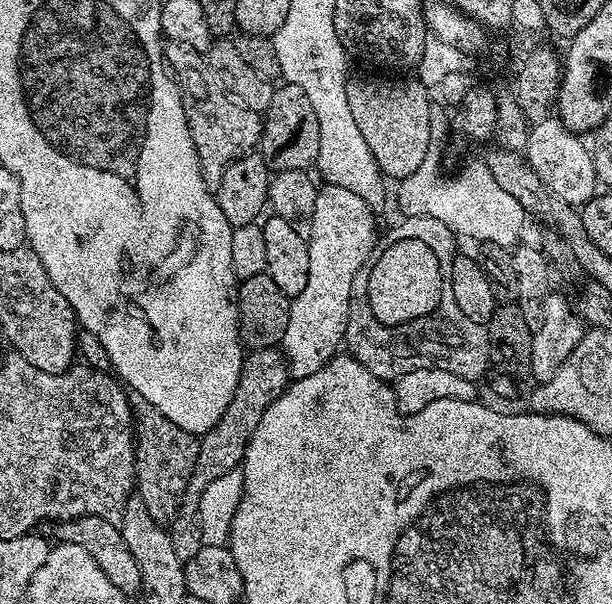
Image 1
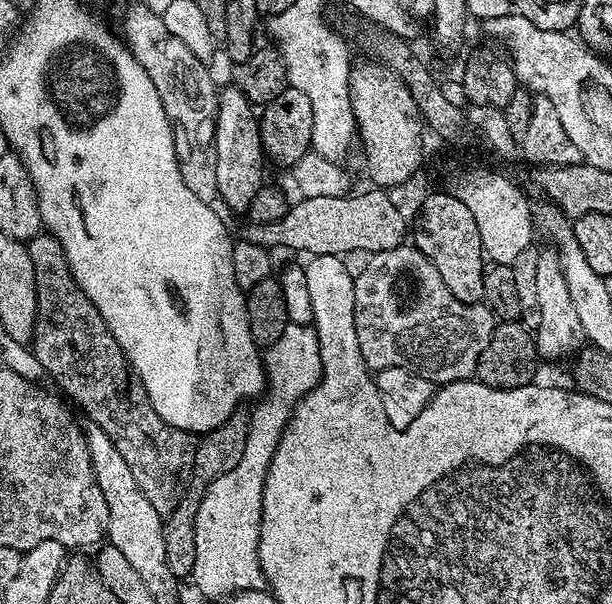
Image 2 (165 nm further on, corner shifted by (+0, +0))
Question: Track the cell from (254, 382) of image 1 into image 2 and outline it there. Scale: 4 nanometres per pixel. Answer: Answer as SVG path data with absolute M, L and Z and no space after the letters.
M237 410L222 426L218 426L212 432L203 433L199 437L196 453L194 454L194 470L192 471L192 483L184 492L182 502L174 506L174 510L164 520L164 538L166 540L166 563L170 565L170 574L178 578L191 577L194 570L194 522L198 514L200 499L204 497L208 484L214 478L226 474L242 458L242 450L246 446L246 434L248 433L249 413Z

